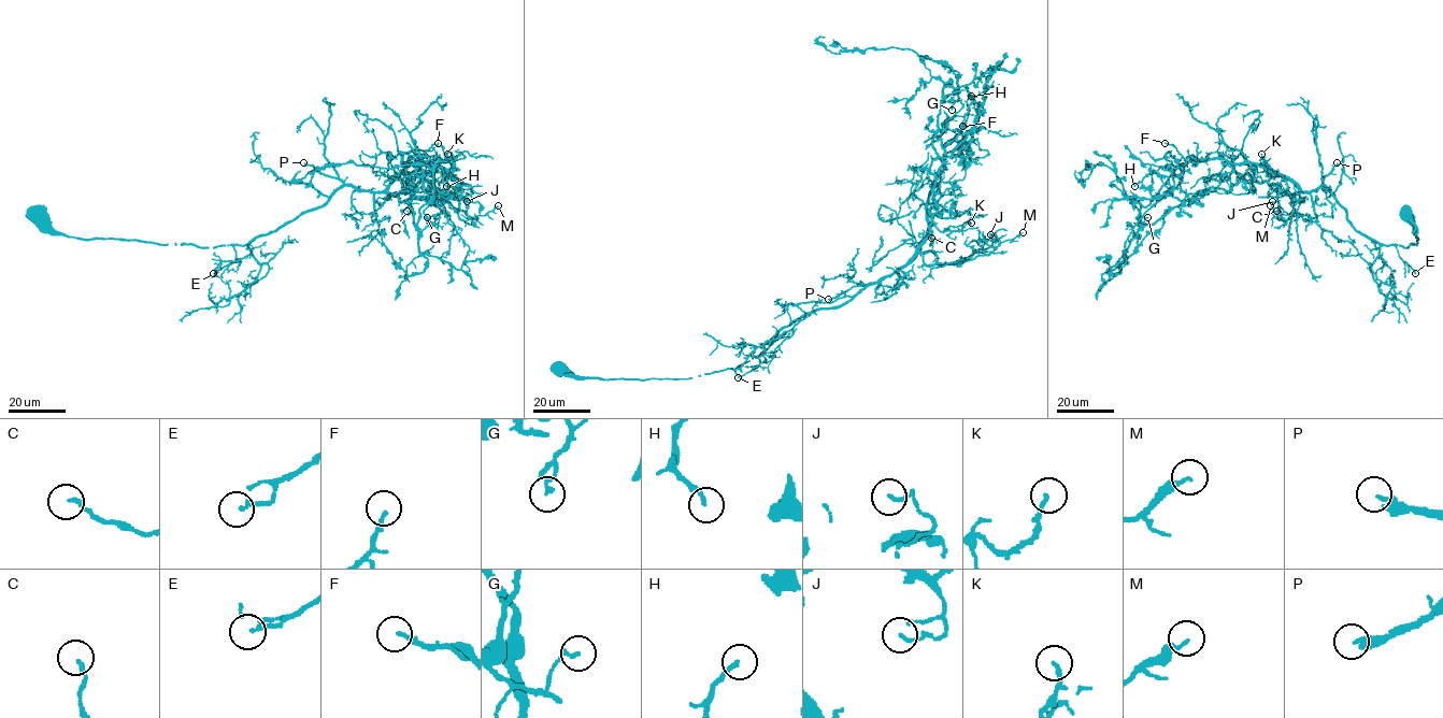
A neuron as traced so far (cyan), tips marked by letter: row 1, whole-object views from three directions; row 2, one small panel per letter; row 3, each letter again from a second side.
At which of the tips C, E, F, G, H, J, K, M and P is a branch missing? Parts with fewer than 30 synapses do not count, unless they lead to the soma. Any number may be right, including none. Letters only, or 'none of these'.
P

